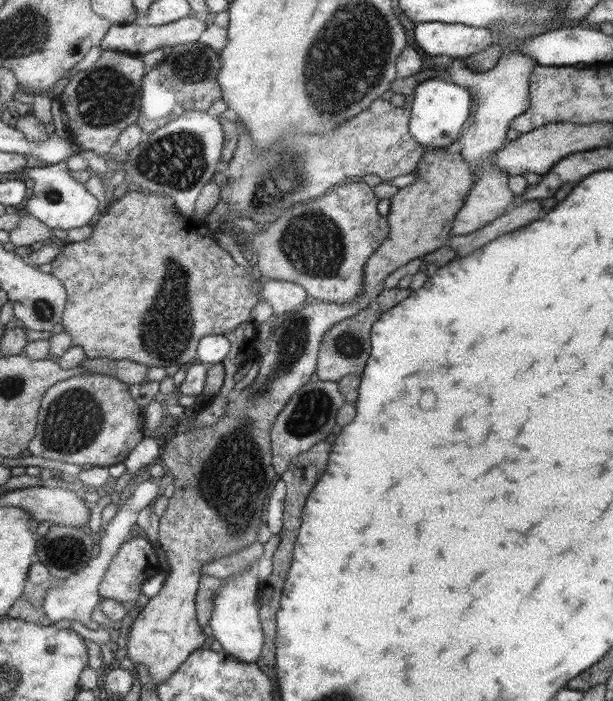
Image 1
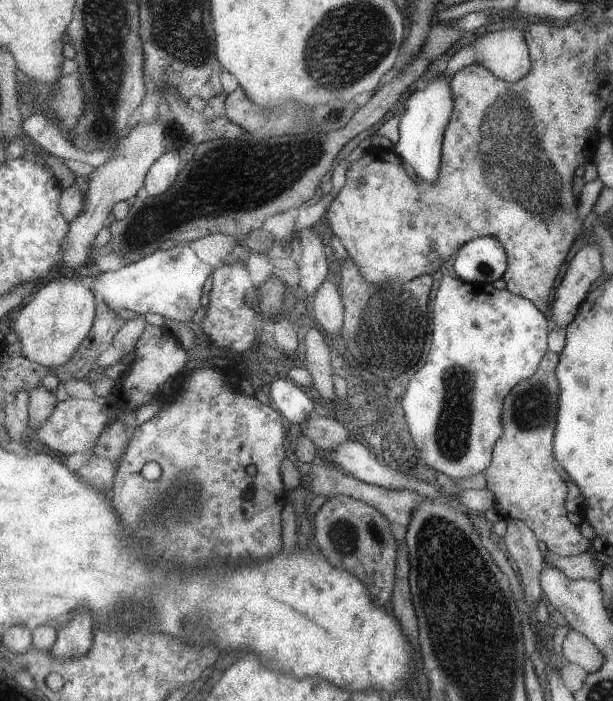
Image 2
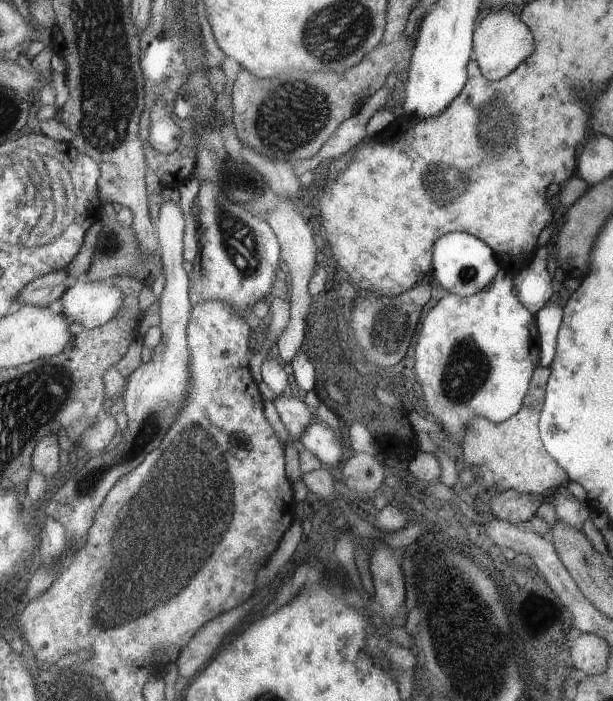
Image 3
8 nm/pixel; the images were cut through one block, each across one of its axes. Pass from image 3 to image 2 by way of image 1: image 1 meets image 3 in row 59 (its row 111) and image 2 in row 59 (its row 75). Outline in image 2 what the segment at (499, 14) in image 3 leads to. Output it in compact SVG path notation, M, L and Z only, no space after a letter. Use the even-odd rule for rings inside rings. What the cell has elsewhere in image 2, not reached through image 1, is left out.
M498 28L495 31L487 32L479 38L471 41L467 46L463 46L453 56L447 60L445 68L443 68L443 76L450 78L454 72L459 68L468 64L478 64L486 68L501 80L507 82L515 82L523 78L529 68L531 68L530 56L526 42L524 41L524 34L516 28Z

